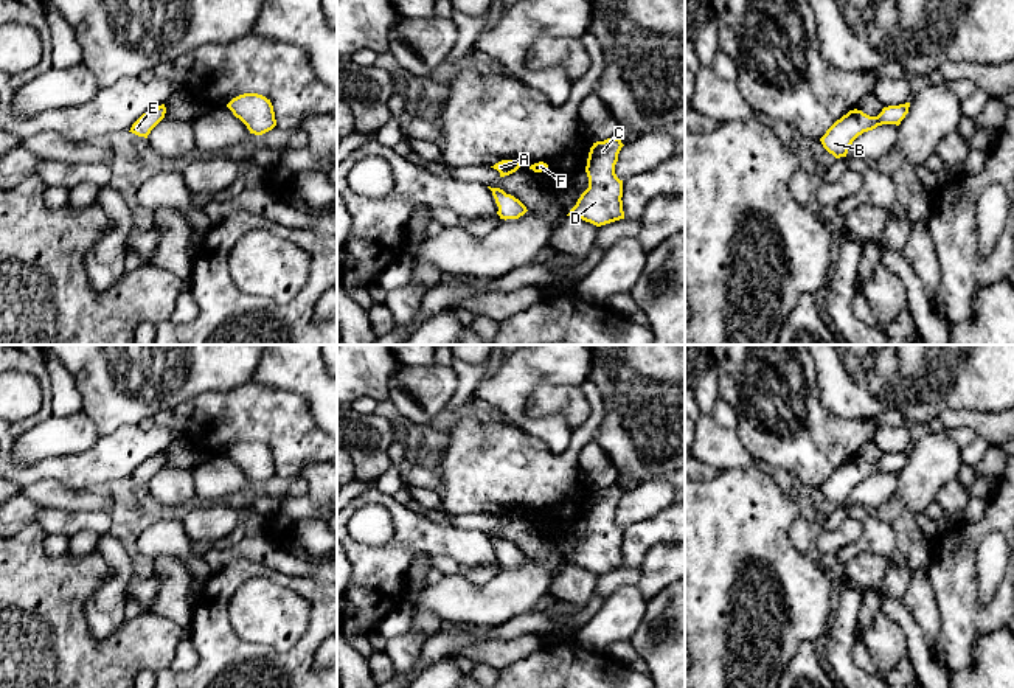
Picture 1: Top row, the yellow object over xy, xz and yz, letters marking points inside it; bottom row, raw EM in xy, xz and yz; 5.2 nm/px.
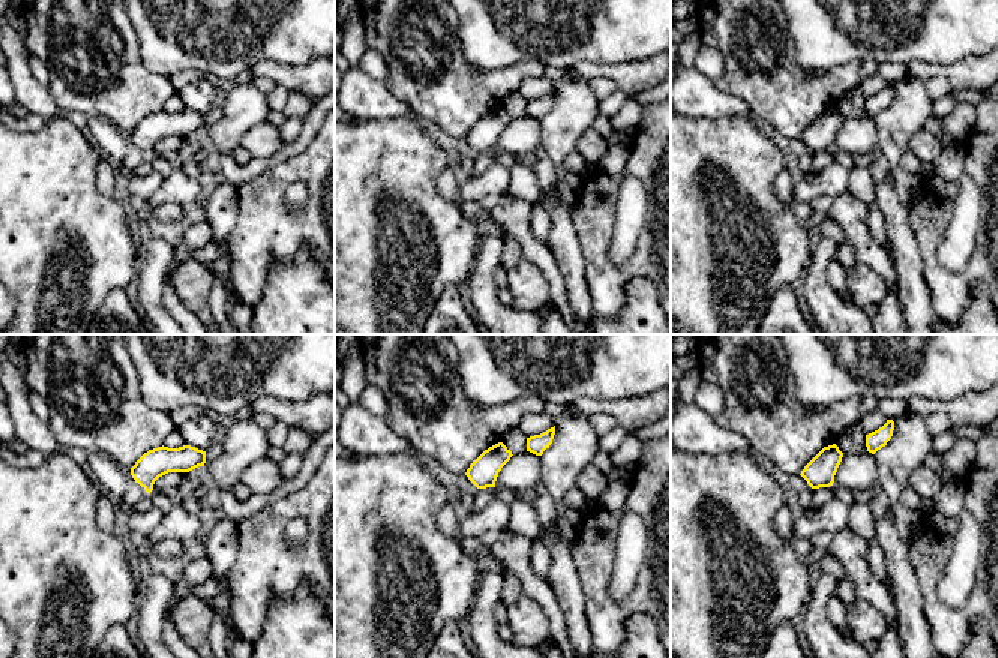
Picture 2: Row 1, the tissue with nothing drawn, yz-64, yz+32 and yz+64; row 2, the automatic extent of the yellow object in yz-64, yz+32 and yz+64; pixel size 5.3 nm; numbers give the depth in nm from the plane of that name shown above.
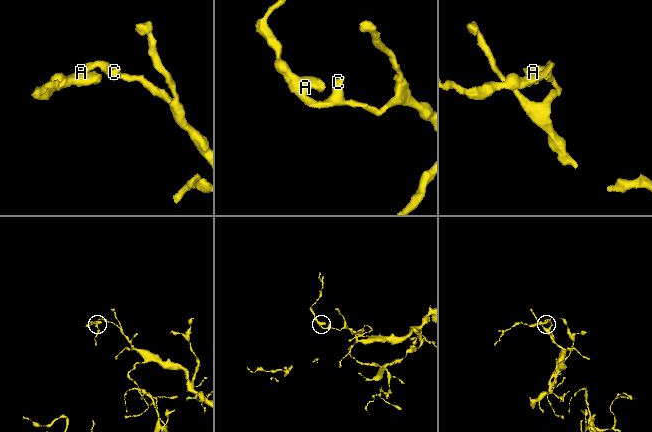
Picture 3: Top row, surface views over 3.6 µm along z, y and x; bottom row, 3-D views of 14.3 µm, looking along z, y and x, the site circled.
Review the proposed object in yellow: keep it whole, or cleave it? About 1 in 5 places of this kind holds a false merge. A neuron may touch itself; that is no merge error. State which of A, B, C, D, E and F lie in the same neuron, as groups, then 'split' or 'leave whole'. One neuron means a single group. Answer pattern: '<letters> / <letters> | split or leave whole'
A B C D E F | leave whole

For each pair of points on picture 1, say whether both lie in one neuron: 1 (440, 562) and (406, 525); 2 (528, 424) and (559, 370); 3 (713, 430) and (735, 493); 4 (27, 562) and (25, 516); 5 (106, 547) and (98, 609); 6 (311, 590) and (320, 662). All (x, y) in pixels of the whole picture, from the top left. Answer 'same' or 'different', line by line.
1: different
2: same
3: different
4: different
5: same
6: different

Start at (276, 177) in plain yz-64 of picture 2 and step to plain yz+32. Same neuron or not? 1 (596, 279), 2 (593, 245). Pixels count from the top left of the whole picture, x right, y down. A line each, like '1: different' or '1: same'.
1: same
2: same

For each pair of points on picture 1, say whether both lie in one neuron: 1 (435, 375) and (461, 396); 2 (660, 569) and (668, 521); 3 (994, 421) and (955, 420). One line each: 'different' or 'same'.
1: different
2: different
3: same

